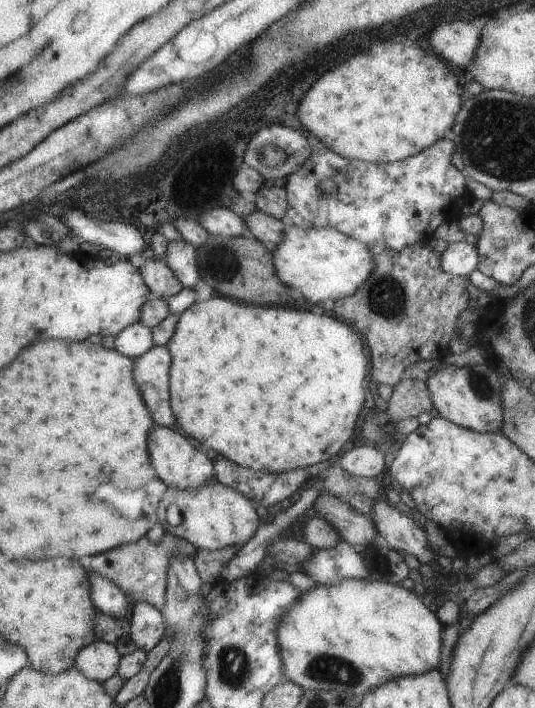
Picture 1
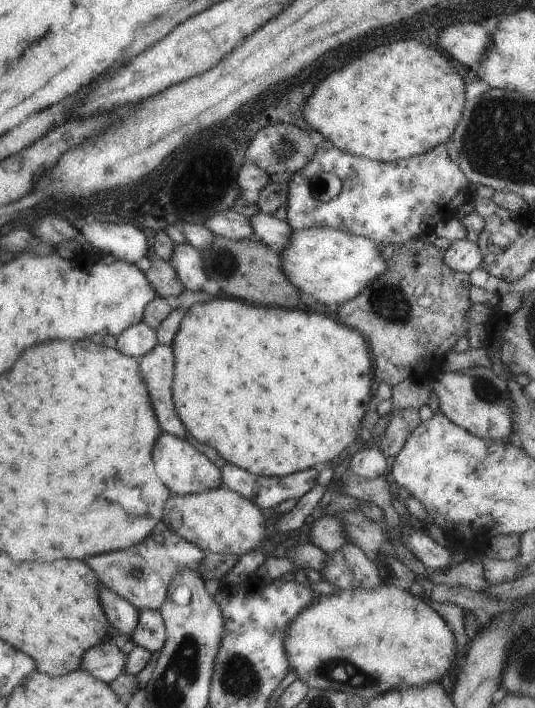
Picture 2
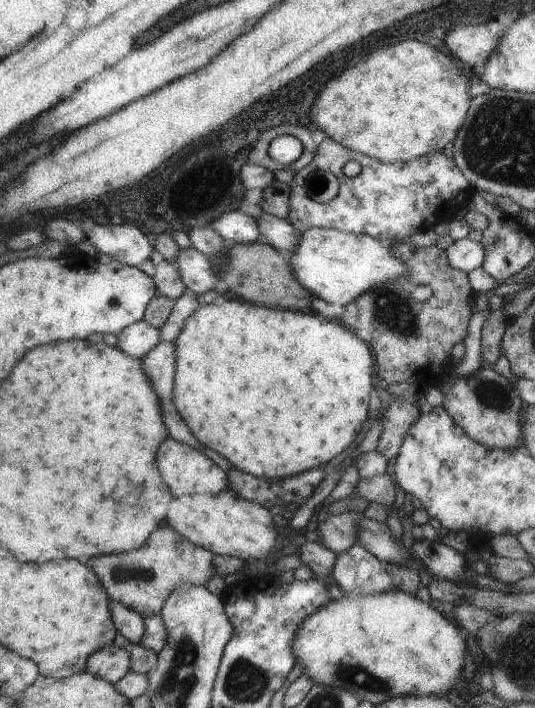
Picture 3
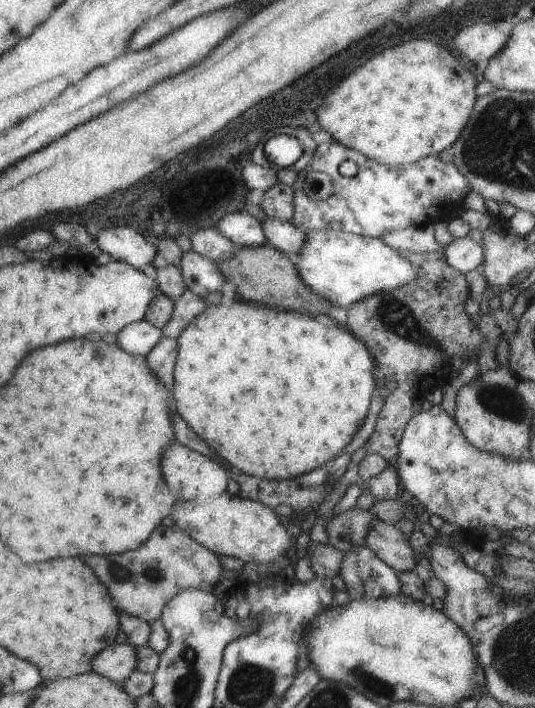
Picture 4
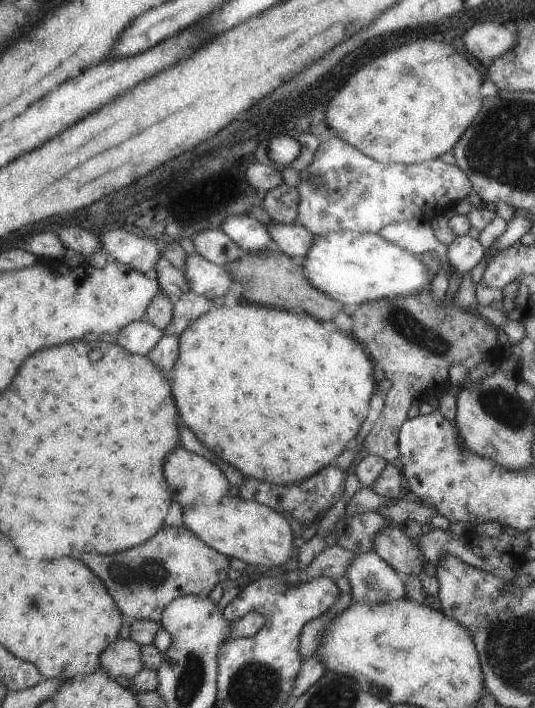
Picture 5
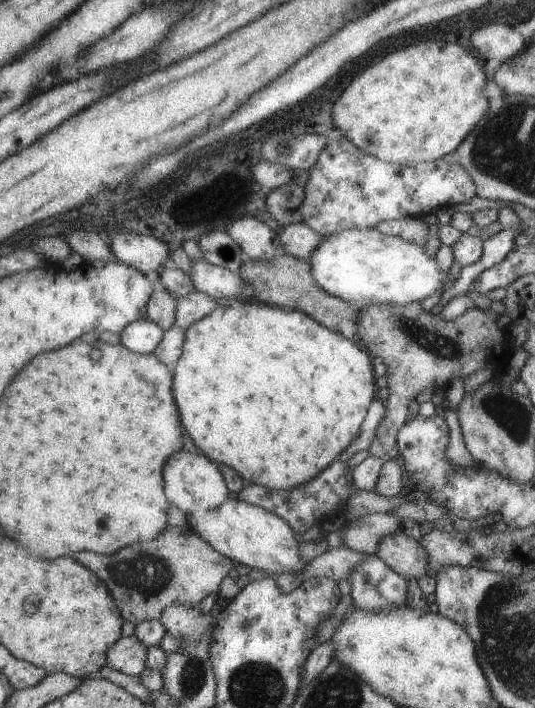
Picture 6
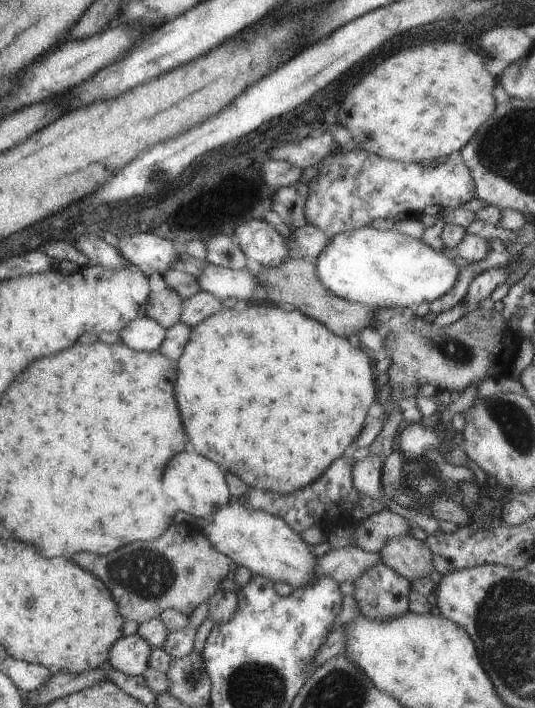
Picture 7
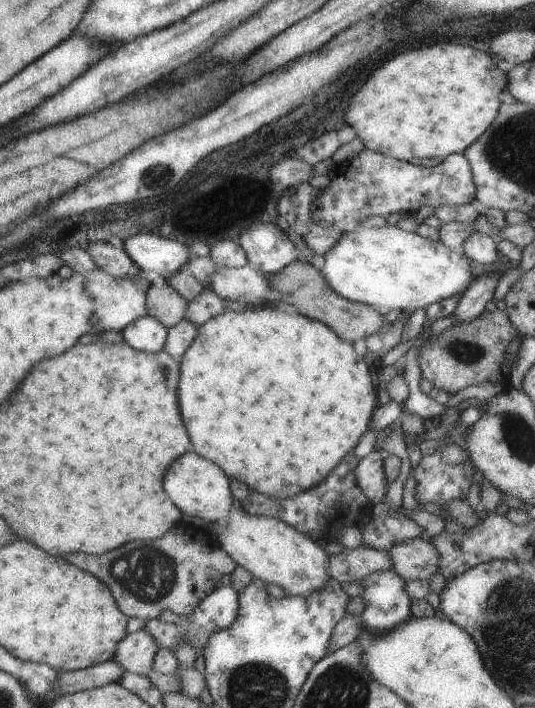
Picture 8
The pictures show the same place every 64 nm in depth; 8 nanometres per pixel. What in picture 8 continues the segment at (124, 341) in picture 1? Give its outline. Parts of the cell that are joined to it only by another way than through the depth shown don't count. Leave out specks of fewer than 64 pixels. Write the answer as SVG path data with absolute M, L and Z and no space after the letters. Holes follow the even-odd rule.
M145 314L129 322L121 332L123 340L131 348L154 353L163 348L167 330L161 322Z

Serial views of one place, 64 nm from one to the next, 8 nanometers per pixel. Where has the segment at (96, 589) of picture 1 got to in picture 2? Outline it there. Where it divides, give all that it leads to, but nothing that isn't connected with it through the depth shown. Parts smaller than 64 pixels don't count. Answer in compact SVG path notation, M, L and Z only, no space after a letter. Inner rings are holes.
M101 582L97 584L97 592L99 592L97 600L101 602L101 608L110 626L113 626L118 634L131 637L137 626L137 609L134 605L107 590Z

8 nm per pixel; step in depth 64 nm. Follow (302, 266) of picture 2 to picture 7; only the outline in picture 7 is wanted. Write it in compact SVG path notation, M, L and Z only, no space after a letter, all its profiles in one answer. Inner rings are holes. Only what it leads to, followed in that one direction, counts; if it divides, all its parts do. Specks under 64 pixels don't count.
M371 227L356 228L332 235L315 259L315 274L330 293L349 302L371 305L375 309L415 308L422 302L430 303L443 296L455 284L462 263L458 258L449 260L442 249L435 250L424 244L421 239L415 240L405 234Z

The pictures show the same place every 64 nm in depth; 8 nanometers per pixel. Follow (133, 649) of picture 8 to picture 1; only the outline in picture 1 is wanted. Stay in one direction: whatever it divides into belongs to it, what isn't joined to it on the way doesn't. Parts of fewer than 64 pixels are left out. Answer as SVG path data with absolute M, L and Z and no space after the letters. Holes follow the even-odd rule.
M94 638L75 654L73 667L79 670L85 678L102 683L115 674L119 658L121 656L114 644Z

